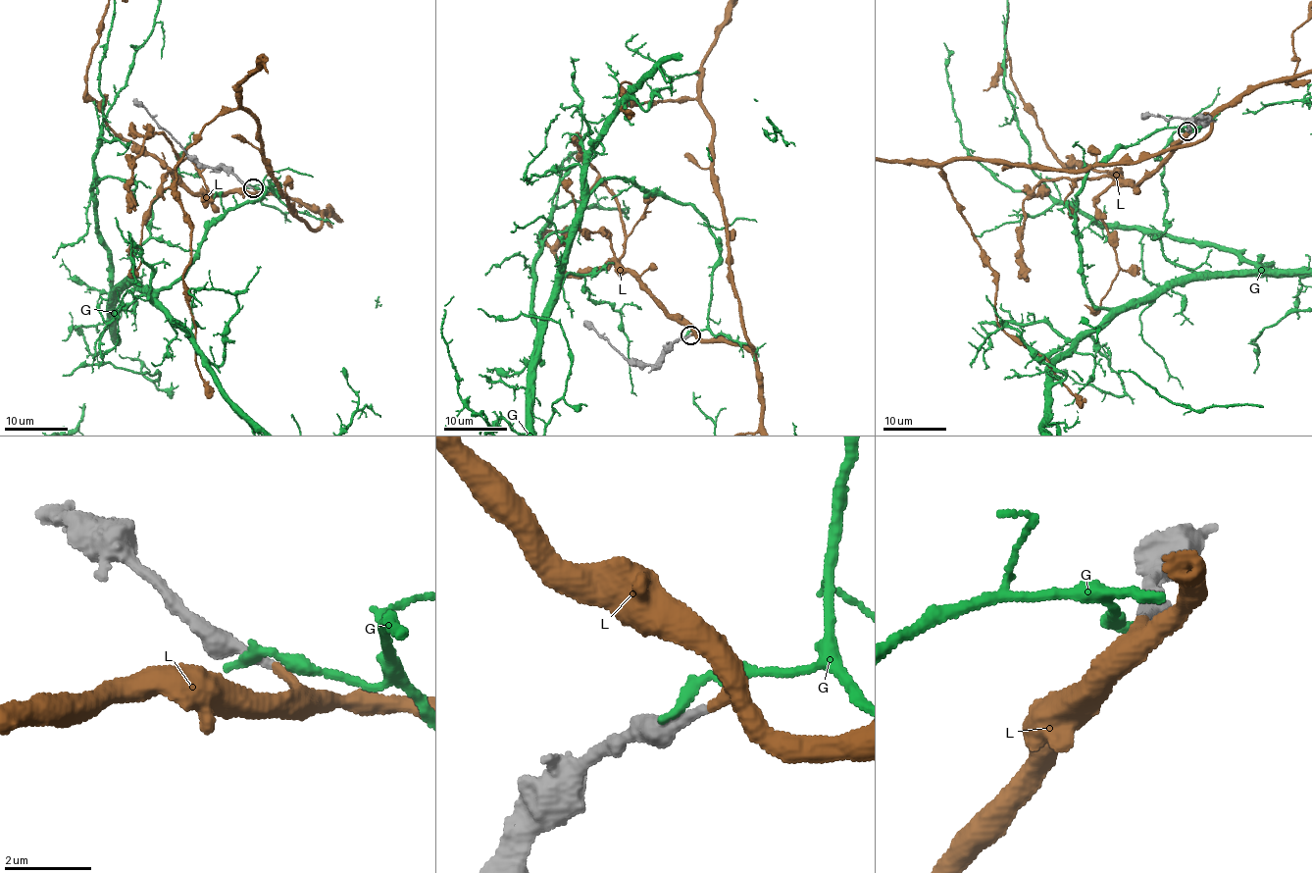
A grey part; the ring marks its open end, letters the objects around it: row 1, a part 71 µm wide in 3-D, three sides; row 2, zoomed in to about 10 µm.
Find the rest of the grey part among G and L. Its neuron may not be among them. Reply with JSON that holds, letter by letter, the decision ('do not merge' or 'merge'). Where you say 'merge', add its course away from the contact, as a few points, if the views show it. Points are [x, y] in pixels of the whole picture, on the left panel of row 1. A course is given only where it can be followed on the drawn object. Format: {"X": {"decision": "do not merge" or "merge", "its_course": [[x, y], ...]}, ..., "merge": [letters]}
{"G": {"decision": "do not merge"}, "L": {"decision": "merge"}, "merge": ["L"]}

